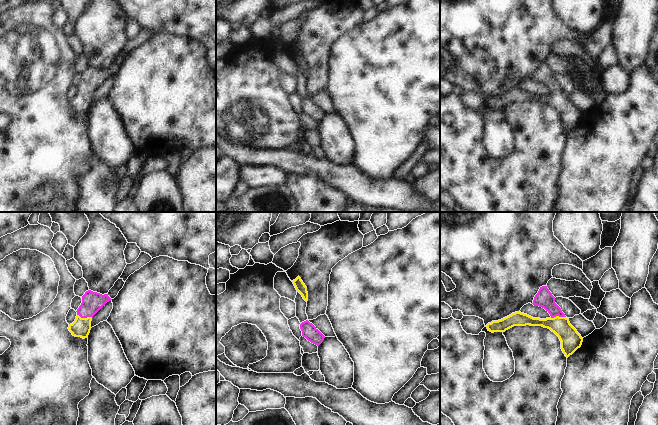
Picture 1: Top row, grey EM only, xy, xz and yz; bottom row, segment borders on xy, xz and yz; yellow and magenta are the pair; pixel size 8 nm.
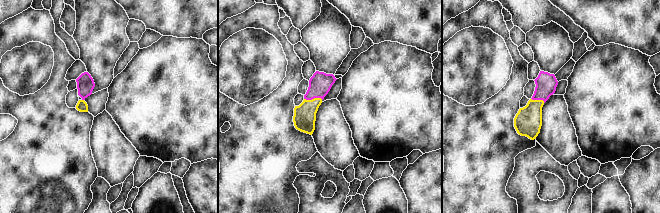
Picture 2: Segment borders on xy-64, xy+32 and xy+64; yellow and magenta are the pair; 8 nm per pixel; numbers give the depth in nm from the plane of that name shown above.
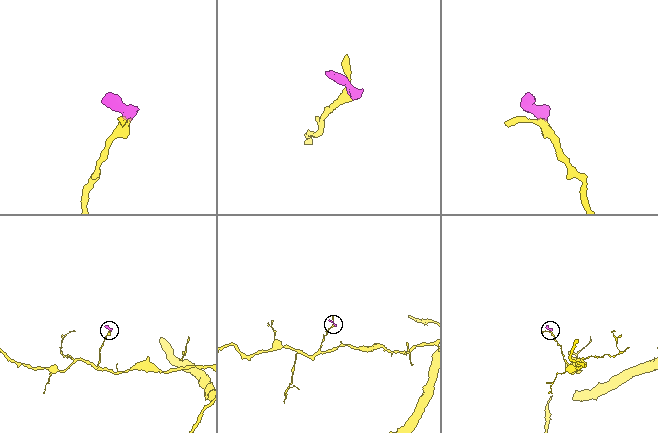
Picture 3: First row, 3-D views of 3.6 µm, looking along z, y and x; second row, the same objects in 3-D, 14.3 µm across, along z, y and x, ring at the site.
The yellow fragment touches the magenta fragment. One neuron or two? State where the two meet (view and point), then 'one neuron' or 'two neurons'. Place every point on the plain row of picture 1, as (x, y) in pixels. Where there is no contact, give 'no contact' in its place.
meets yellow in xy at (84, 94); one neuron

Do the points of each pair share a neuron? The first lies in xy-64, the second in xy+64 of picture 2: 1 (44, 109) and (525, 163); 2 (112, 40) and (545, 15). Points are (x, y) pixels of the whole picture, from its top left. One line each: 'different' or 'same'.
1: different
2: different

